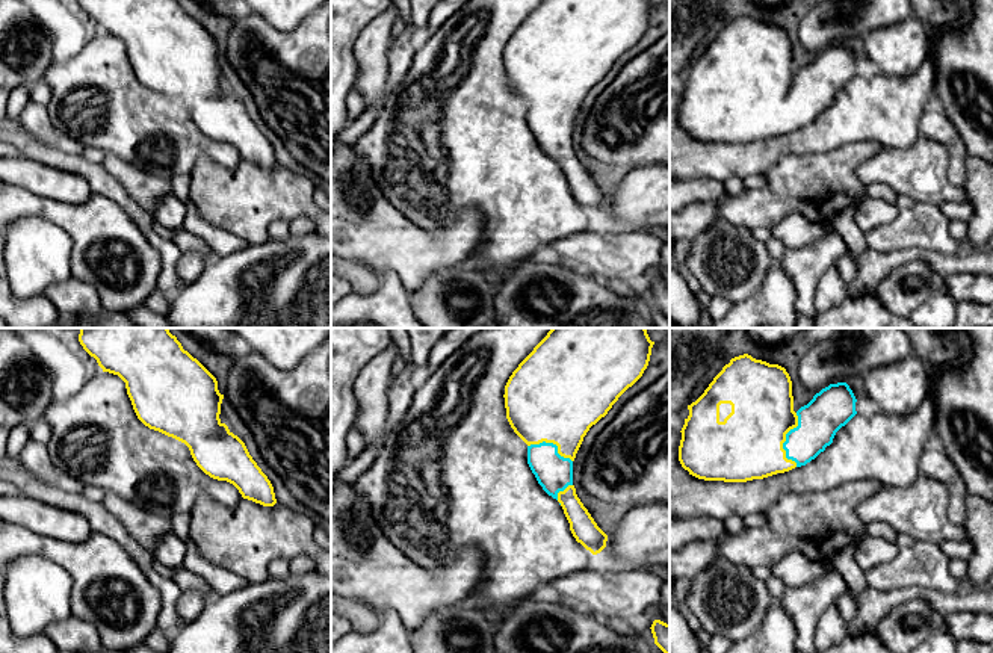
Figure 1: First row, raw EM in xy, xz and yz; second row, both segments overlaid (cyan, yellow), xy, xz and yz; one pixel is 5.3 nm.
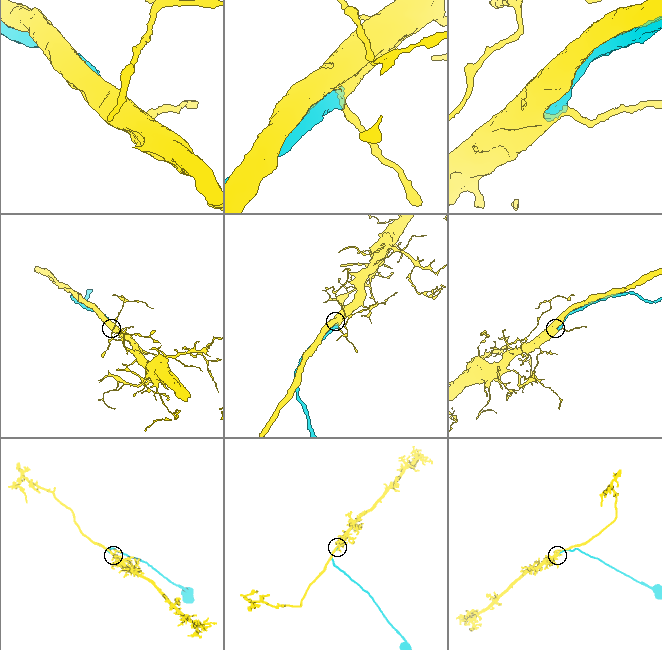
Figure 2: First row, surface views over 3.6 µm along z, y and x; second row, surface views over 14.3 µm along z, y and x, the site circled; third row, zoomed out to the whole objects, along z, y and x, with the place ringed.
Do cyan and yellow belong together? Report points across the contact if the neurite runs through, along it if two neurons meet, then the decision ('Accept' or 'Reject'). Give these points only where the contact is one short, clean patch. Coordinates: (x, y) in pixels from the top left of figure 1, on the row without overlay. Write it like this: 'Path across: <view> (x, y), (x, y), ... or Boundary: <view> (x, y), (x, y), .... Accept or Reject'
Accept

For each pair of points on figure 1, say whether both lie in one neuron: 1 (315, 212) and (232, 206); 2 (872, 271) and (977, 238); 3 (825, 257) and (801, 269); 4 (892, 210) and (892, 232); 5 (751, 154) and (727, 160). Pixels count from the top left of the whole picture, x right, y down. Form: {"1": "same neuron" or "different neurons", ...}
{"1": "same neuron", "2": "different neurons", "3": "same neuron", "4": "different neurons", "5": "same neuron"}

